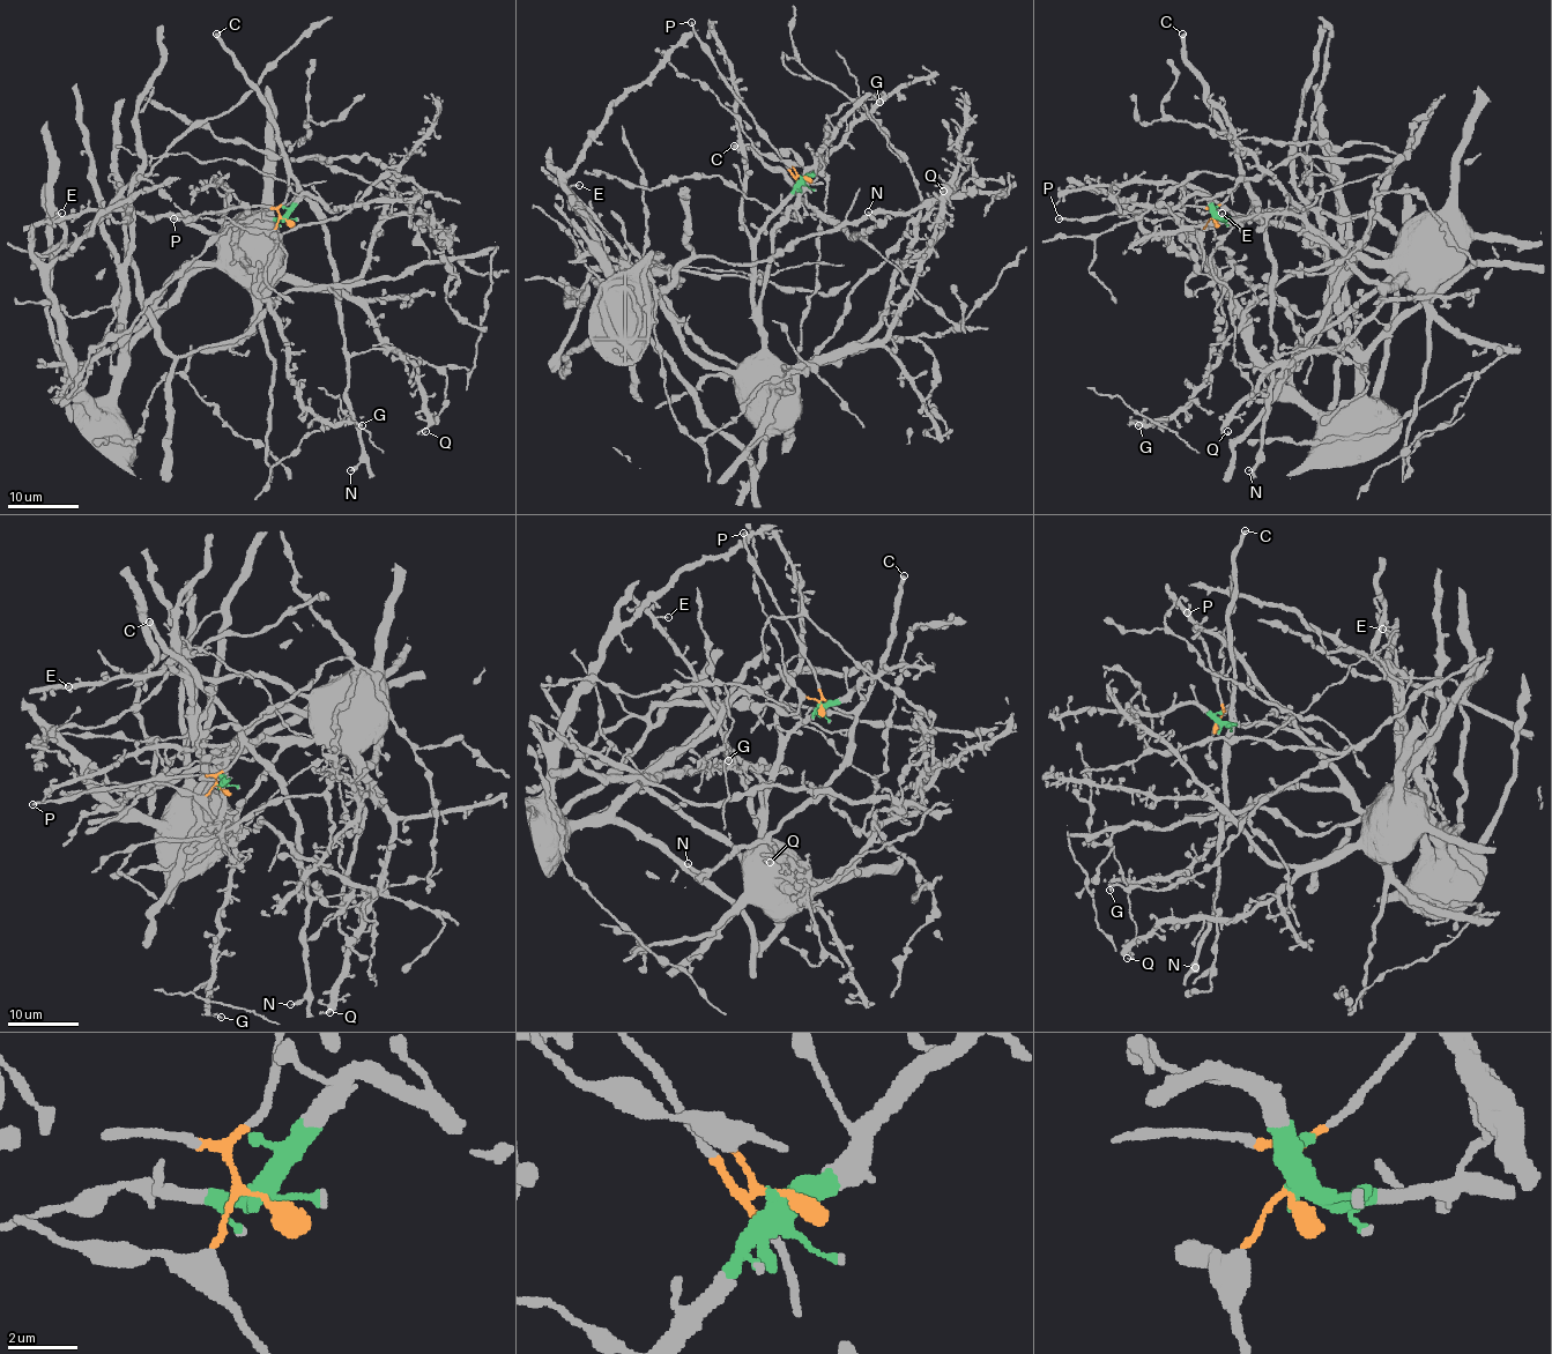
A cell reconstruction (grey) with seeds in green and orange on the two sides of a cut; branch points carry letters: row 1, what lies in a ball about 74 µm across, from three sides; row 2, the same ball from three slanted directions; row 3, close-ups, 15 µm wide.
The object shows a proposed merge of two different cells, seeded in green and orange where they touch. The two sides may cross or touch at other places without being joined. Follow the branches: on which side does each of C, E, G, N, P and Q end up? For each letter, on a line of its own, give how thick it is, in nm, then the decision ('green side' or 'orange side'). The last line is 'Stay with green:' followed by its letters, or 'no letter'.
C: calibre 440 nm; orange side
E: calibre 140 nm; green side
G: calibre 180 nm; green side
N: calibre 240 nm; orange side
P: calibre 220 nm; orange side
Q: calibre 130 nm; green side
Stay with green: E, G, Q

